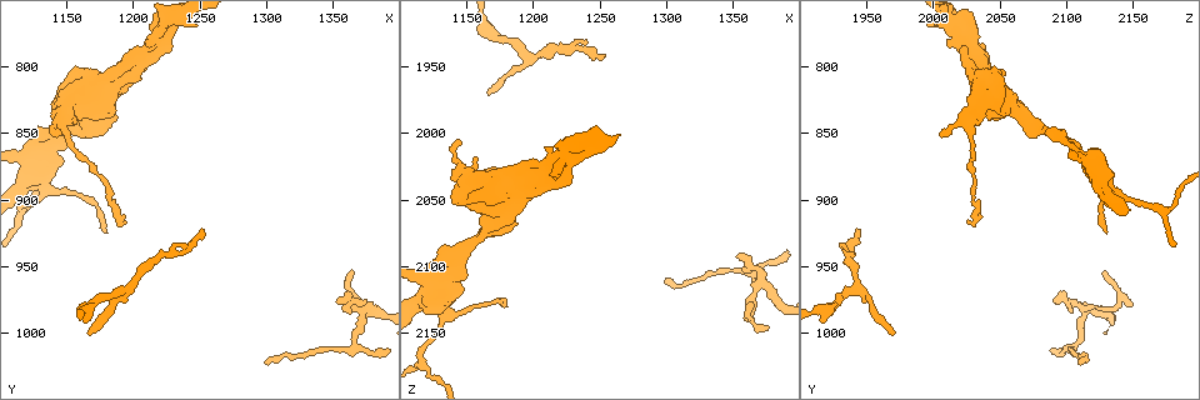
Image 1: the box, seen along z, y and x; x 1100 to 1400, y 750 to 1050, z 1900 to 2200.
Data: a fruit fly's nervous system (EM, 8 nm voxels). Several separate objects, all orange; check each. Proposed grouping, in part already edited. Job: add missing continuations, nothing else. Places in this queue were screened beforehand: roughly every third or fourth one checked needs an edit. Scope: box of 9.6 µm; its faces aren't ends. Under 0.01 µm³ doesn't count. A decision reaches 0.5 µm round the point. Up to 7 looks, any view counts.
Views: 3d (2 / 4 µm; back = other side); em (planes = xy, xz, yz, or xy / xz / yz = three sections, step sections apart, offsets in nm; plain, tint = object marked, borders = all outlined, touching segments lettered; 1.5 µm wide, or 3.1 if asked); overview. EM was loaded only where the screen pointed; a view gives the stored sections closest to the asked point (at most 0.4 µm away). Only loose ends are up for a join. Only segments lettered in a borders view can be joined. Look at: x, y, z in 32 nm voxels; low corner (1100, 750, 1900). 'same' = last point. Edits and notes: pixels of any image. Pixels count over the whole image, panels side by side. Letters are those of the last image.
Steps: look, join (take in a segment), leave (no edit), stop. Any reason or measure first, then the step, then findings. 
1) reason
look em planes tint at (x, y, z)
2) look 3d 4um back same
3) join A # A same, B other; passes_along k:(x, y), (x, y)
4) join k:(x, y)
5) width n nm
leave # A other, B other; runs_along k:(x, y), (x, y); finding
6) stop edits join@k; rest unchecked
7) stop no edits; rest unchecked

tapers out
look 3d 2um at (1300, 1024, 2110)

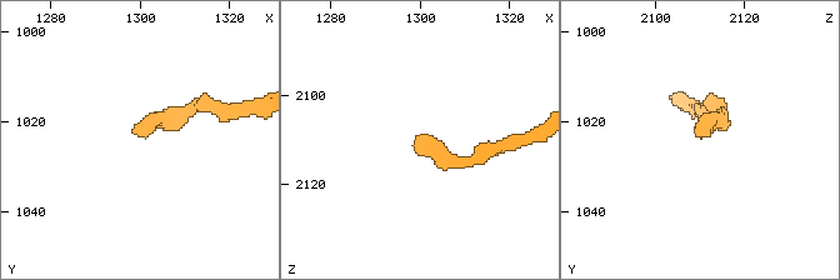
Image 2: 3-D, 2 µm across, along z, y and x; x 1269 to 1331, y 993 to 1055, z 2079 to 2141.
now the EM
look em planes plain at (1302, 1024, 2109)

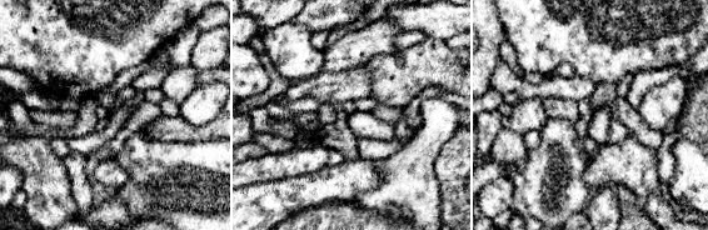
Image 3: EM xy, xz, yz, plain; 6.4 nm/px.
look em planes borders same

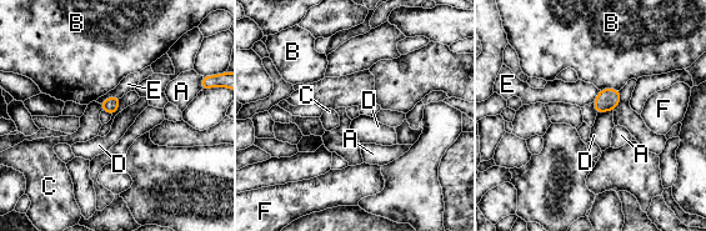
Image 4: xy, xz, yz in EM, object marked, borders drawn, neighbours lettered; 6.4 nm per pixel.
leave # A other, B other, C other, D other, E other, F other; none of them fits

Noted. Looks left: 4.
thin end
look em planes borders at (1250, 924, 1944)

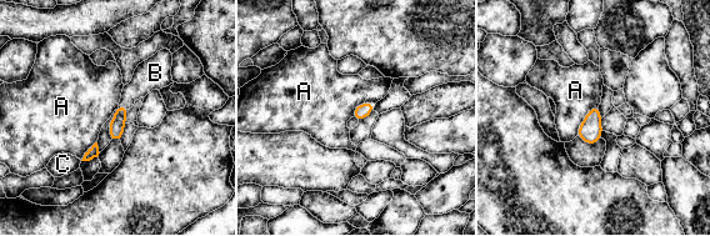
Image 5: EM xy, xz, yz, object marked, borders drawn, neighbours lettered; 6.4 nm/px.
join B # A other, B same, C other; the neuron continues

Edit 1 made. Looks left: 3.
see it whole again
look overview

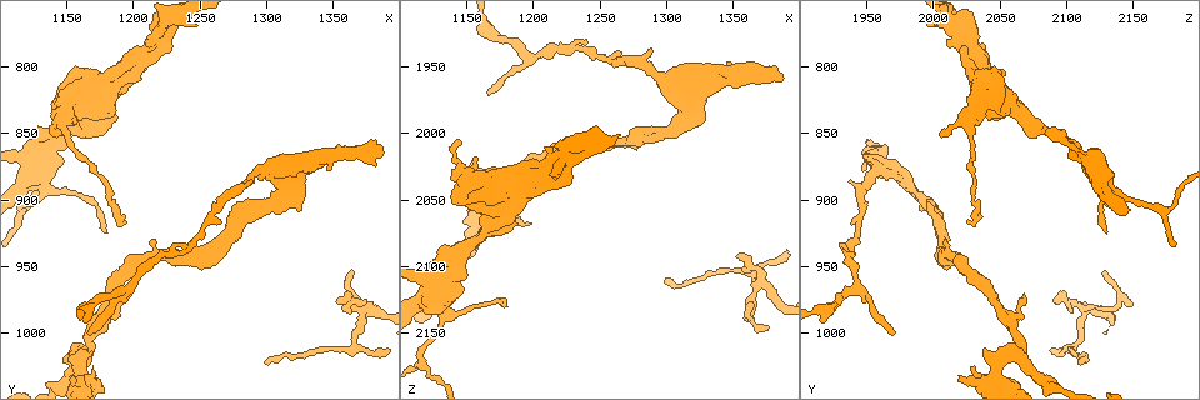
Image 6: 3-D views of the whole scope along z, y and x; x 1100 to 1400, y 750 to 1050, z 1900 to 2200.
free end
look em planes borders at (1156, 842, 2020)

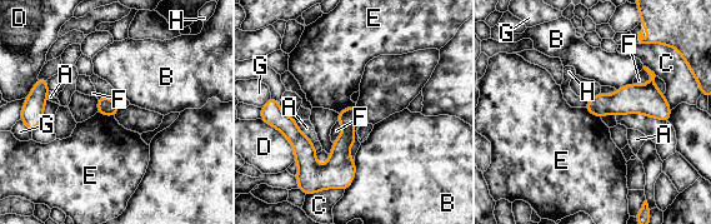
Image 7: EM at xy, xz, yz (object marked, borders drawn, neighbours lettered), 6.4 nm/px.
join H # A other, B other, C other, D other, E other, F other, G other, H same; the neuron continues

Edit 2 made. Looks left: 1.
stop edits join@5, join@7; rest unchecked

